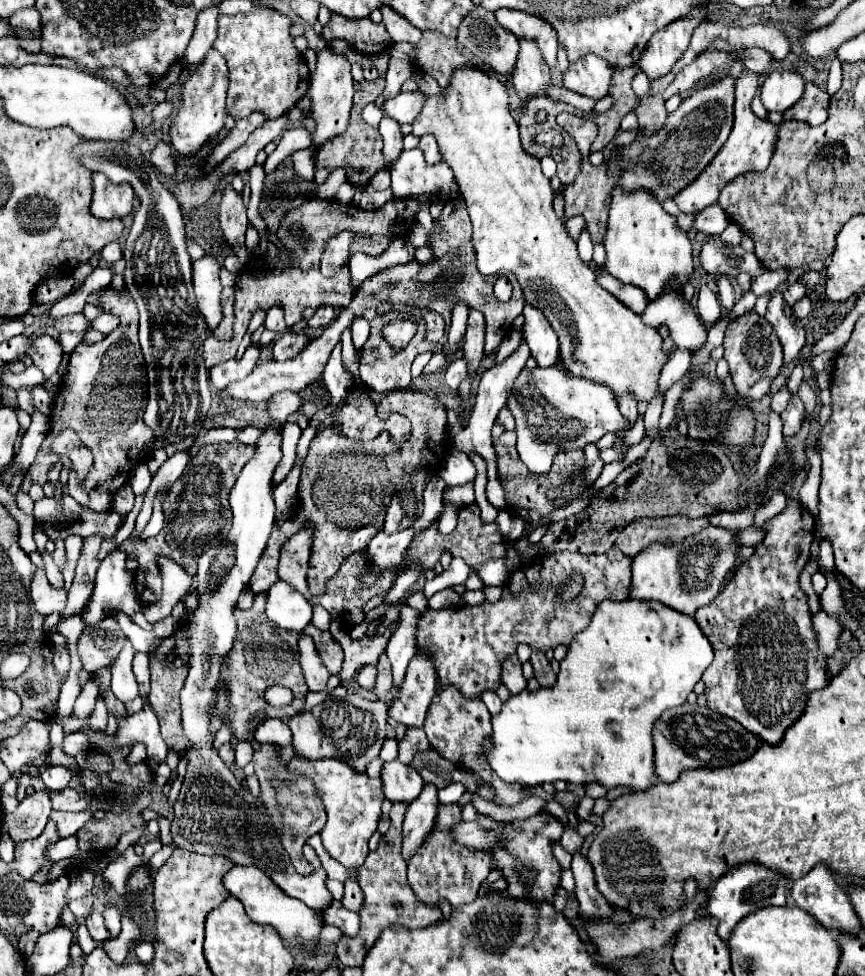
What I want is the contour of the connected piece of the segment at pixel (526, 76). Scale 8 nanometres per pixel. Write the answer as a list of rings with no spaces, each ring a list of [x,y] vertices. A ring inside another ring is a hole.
[[[520,38],[520,52],[516,68],[512,68],[512,84],[518,92],[518,98],[524,102],[532,96],[540,96],[550,82],[550,68],[540,56],[536,42]]]

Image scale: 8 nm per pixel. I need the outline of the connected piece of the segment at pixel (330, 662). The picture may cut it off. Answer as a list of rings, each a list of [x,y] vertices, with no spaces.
[[[312,624],[306,626],[306,634],[314,638],[314,644],[316,644],[318,656],[322,658],[322,664],[324,664],[332,674],[338,674],[338,672],[340,672],[340,666],[342,666],[342,656],[344,656],[340,644],[330,636],[330,632],[320,632],[320,630],[314,628]]]

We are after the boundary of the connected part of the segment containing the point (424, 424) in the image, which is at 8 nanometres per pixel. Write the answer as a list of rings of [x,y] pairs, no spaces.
[[[396,390],[396,392],[388,392],[382,396],[382,400],[378,402],[376,410],[380,412],[380,418],[386,420],[390,414],[394,412],[404,412],[406,416],[410,416],[412,422],[412,438],[402,444],[402,446],[394,446],[390,442],[388,432],[382,432],[380,436],[376,436],[376,440],[368,440],[368,442],[354,442],[350,438],[346,438],[340,428],[336,428],[336,424],[330,426],[322,426],[314,440],[310,442],[310,450],[308,456],[302,464],[302,476],[300,476],[300,484],[298,484],[298,498],[300,498],[300,506],[298,510],[292,514],[290,518],[284,522],[280,522],[278,526],[274,526],[272,534],[268,539],[264,552],[260,556],[260,562],[252,574],[252,580],[248,582],[248,588],[258,594],[258,592],[266,592],[266,588],[270,588],[272,584],[279,580],[277,574],[277,566],[280,558],[280,548],[289,538],[291,538],[304,522],[310,522],[314,526],[314,534],[312,534],[312,554],[310,554],[310,568],[308,568],[308,586],[312,594],[322,594],[324,592],[324,582],[328,578],[332,578],[340,564],[356,550],[364,550],[366,544],[370,542],[370,538],[382,530],[384,524],[384,514],[386,508],[390,504],[392,492],[398,484],[398,474],[408,474],[408,472],[418,472],[418,470],[430,470],[436,472],[440,470],[440,464],[446,456],[448,450],[448,430],[446,430],[446,408],[442,406],[440,400],[430,398],[428,394],[422,392],[412,392],[412,390]]]

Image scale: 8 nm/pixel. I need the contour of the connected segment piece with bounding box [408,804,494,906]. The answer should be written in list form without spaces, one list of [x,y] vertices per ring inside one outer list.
[[[438,804],[436,828],[428,834],[424,848],[408,860],[408,882],[416,896],[426,904],[436,904],[440,898],[450,900],[452,906],[468,904],[476,898],[480,884],[494,870],[494,858],[488,852],[468,850],[452,840],[452,824],[462,820],[462,808],[458,804]]]

